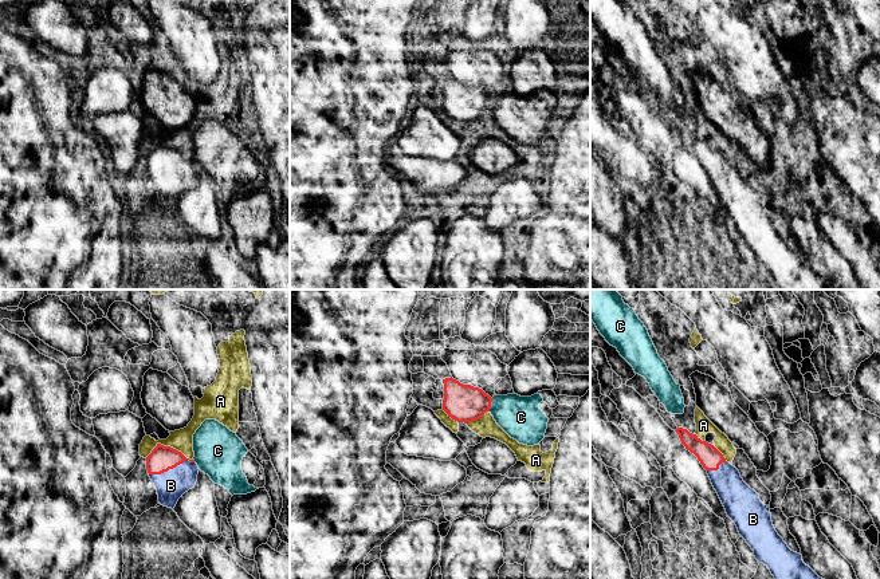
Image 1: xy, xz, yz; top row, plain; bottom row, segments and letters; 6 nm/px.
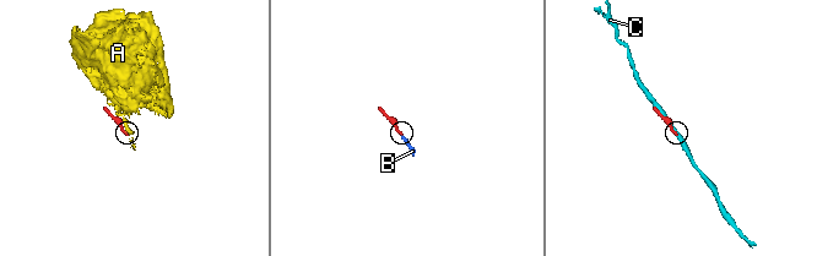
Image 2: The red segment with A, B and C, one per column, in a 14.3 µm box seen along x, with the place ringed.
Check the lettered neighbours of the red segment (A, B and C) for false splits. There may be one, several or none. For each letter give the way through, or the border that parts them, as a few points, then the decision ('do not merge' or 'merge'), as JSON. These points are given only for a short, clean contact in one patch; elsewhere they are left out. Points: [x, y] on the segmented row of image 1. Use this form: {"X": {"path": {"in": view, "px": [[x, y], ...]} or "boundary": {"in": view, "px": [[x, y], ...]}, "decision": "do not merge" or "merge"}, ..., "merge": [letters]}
{"A": {"boundary": {"in": "xy", "px": [[145, 457], [158, 444], [162, 444], [180, 451], [192, 460]]}, "decision": "do not merge"}, "B": {"path": {"in": "xy", "px": [[161, 459], [171, 468], [171, 485]]}, "decision": "merge"}, "C": {"decision": "do not merge"}, "merge": ["B"]}

